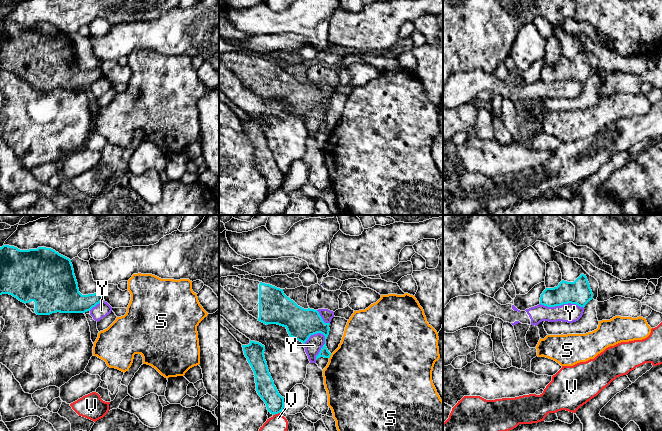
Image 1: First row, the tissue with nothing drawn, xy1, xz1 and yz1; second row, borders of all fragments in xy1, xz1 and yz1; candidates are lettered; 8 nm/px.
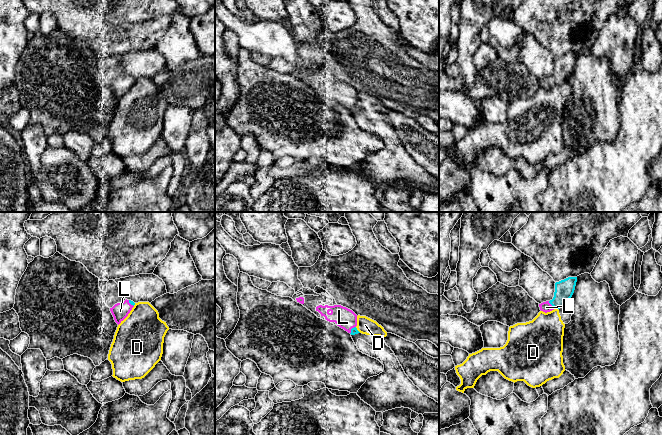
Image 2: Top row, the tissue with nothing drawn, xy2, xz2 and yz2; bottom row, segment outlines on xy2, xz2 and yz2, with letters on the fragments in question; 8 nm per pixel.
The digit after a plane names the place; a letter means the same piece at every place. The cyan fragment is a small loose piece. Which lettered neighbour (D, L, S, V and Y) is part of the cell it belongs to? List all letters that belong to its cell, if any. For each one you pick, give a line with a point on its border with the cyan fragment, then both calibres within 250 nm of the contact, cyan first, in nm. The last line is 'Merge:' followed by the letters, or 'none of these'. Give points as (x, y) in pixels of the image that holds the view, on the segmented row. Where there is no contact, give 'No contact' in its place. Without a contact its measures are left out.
L: Touches cyan at yz2 (552, 305). Thickness 160 nm (cyan) against 80 nm
Merge: L

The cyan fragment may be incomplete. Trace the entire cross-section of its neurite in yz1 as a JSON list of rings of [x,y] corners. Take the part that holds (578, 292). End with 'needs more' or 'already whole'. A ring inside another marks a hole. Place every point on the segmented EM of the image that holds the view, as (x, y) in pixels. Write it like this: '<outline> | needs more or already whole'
[[[581,274],[574,282],[562,280],[557,287],[546,288],[540,297],[540,304],[547,307],[576,304],[580,307],[593,299],[593,293],[586,275]]] | already whole

